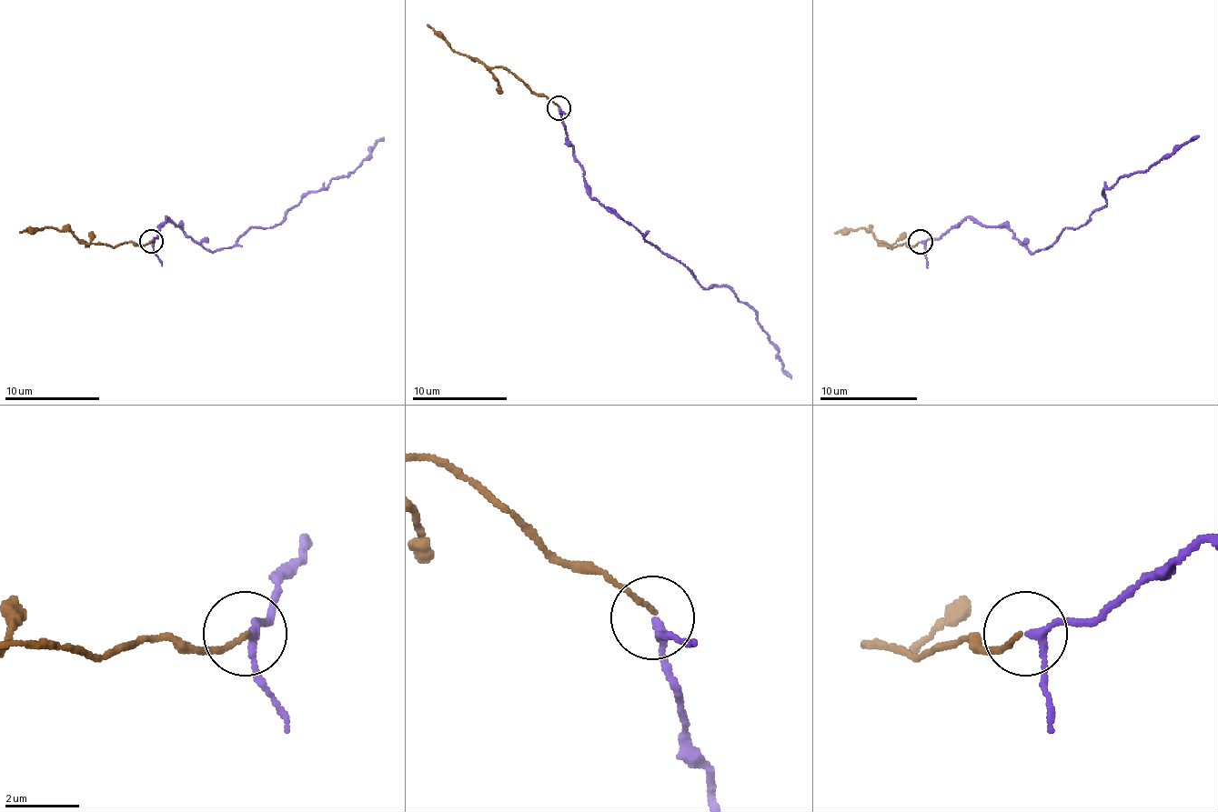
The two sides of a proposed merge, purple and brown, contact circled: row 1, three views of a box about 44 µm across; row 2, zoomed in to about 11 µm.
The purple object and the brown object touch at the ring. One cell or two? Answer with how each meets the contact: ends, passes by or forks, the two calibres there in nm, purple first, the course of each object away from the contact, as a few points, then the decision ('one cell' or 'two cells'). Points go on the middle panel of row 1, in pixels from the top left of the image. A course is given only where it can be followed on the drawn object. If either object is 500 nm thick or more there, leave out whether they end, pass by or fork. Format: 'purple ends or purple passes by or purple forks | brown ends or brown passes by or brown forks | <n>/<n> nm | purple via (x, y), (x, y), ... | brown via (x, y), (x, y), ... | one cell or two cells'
purple passes by | brown ends | 180/130 nm | purple via (558, 107), (585, 191), (683, 262), (704, 288), (726, 286), (745, 303), (790, 379) | brown via (558, 107), (545, 95), (533, 93), (501, 66), (489, 66), (478, 59), (458, 55), (427, 24) | one cell

